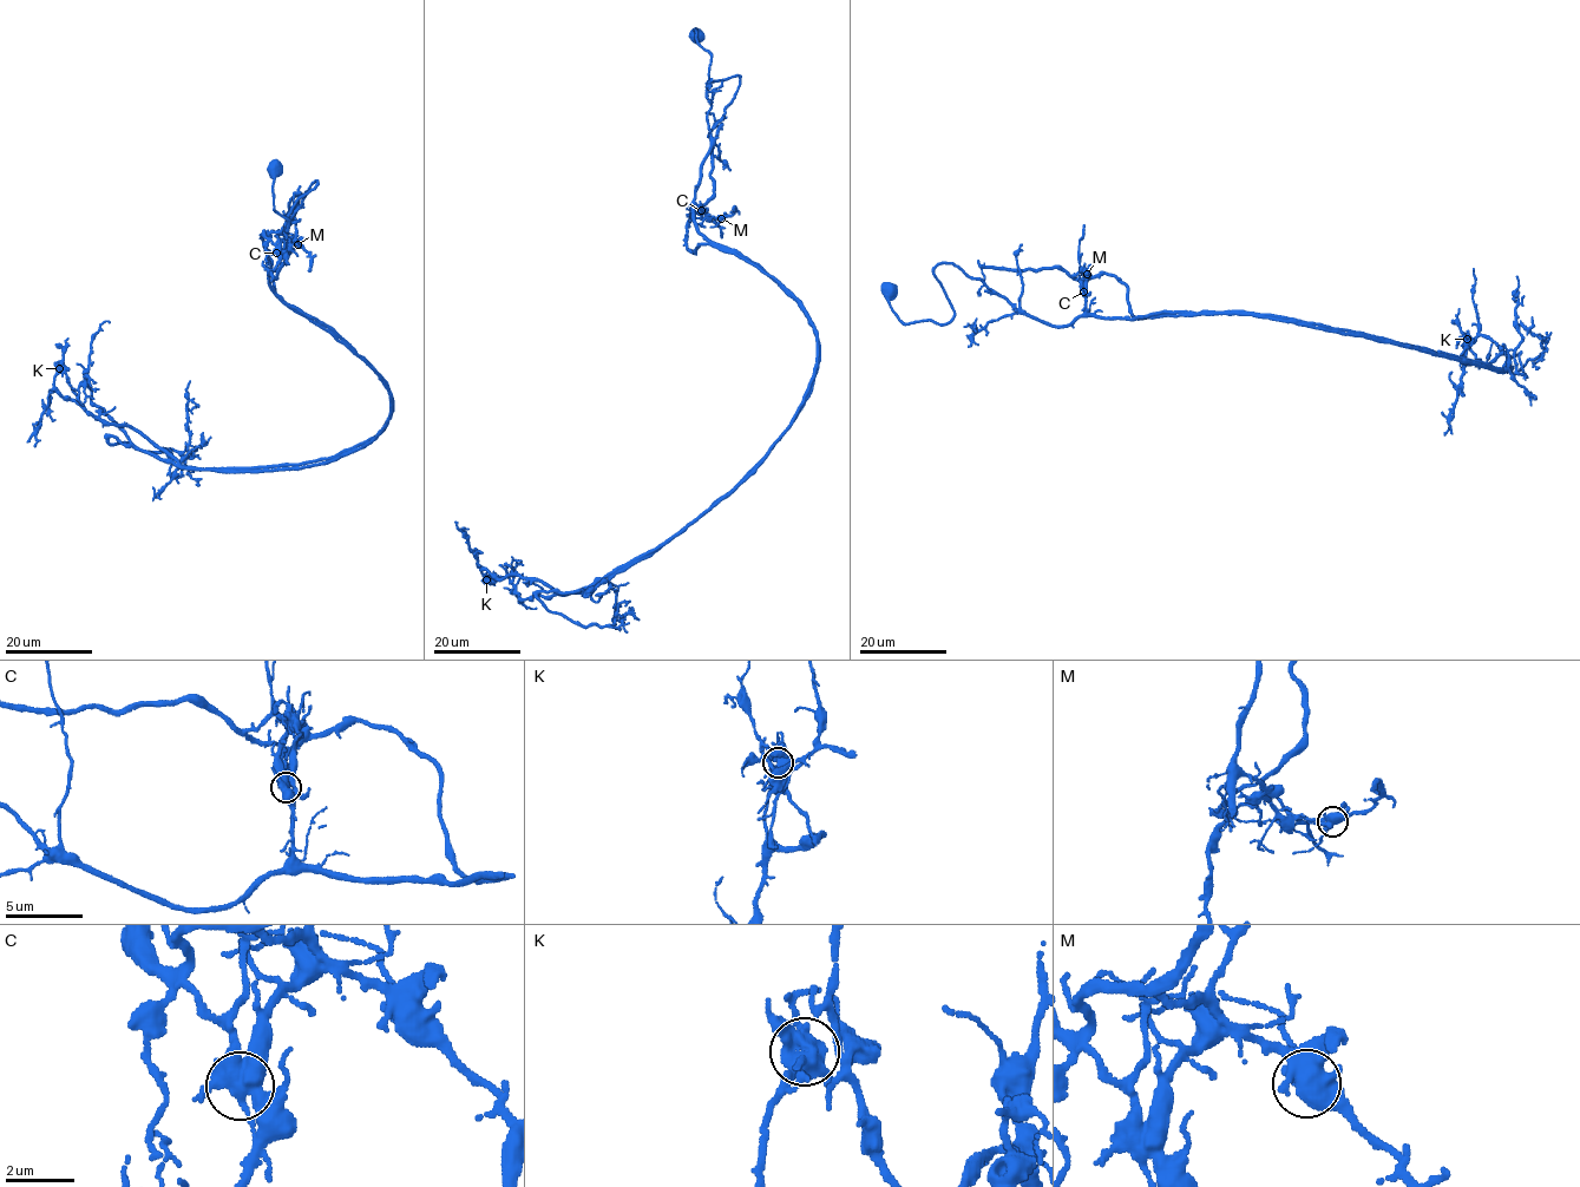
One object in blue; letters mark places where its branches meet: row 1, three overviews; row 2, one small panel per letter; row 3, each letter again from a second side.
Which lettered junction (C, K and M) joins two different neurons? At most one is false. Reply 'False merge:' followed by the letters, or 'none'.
False merge: C

